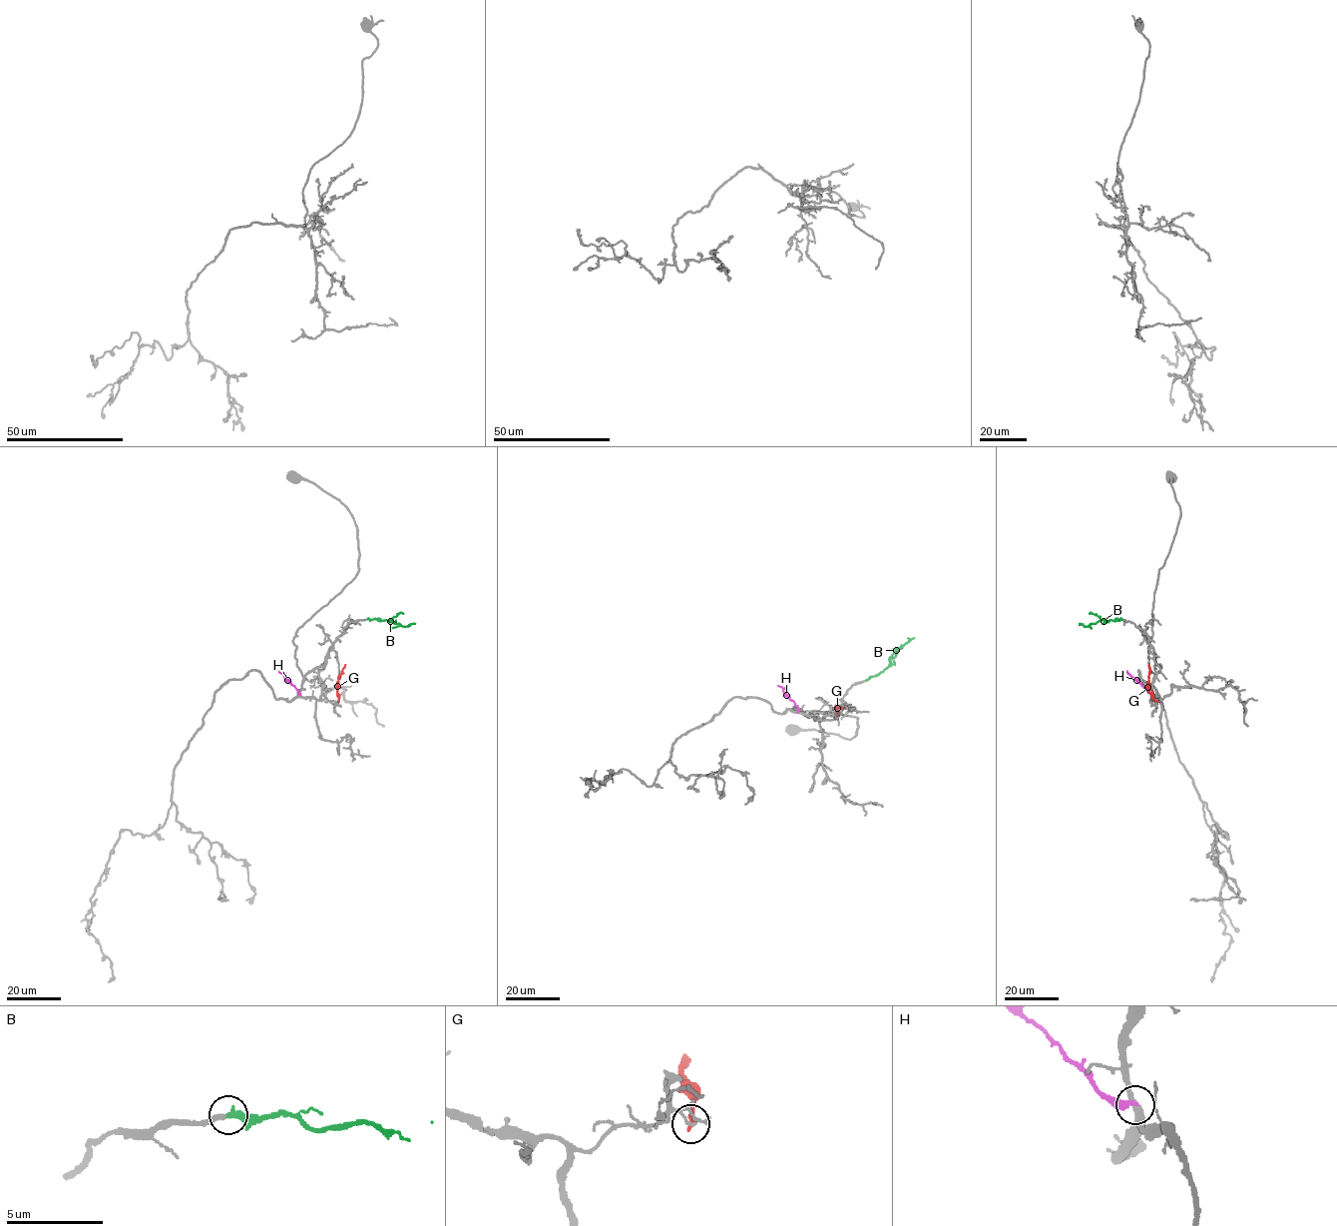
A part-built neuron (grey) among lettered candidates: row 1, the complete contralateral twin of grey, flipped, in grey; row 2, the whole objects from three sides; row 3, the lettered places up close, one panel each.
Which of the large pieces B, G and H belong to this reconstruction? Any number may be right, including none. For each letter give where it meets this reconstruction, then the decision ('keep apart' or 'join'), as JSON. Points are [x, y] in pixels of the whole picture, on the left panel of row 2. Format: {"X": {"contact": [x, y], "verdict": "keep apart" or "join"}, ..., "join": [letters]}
{"B": {"contact": [367, 619], "verdict": "join"}, "G": {"contact": [338, 701], "verdict": "keep apart"}, "H": {"contact": [298, 694], "verdict": "keep apart"}, "join": ["B"]}

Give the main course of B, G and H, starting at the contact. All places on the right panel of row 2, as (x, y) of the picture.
B: (1121, 618), (1100, 620), (1087, 626), (1079, 624)
G: (1156, 701), (1148, 691), (1148, 664)
H: (1153, 694), (1126, 670)

